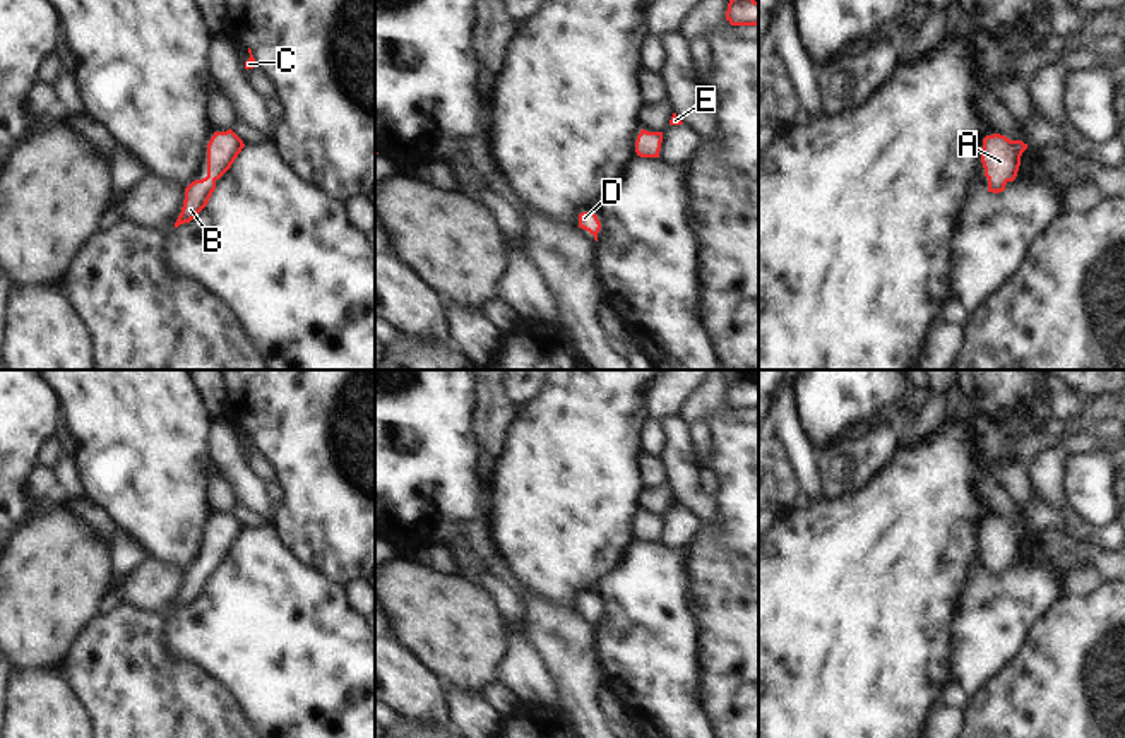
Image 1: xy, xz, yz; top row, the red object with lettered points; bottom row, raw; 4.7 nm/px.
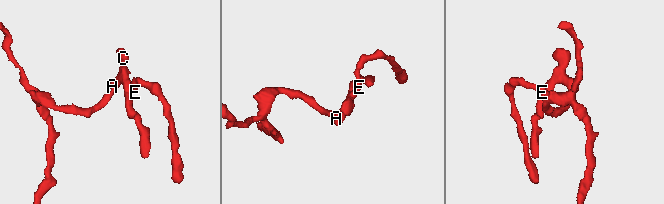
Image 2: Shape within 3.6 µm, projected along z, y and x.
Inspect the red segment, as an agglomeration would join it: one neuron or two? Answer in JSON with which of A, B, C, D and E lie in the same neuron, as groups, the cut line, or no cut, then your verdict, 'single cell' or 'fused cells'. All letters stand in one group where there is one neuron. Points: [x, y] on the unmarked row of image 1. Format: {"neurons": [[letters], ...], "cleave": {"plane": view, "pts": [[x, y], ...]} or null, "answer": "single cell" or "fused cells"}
{"neurons": [["A", "B", "C", "D", "E"]], "cleave": null, "answer": "single cell"}

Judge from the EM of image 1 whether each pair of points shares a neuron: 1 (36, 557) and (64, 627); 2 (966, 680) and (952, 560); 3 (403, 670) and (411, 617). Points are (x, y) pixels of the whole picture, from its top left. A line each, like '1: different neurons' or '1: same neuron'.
1: same neuron
2: different neurons
3: different neurons

